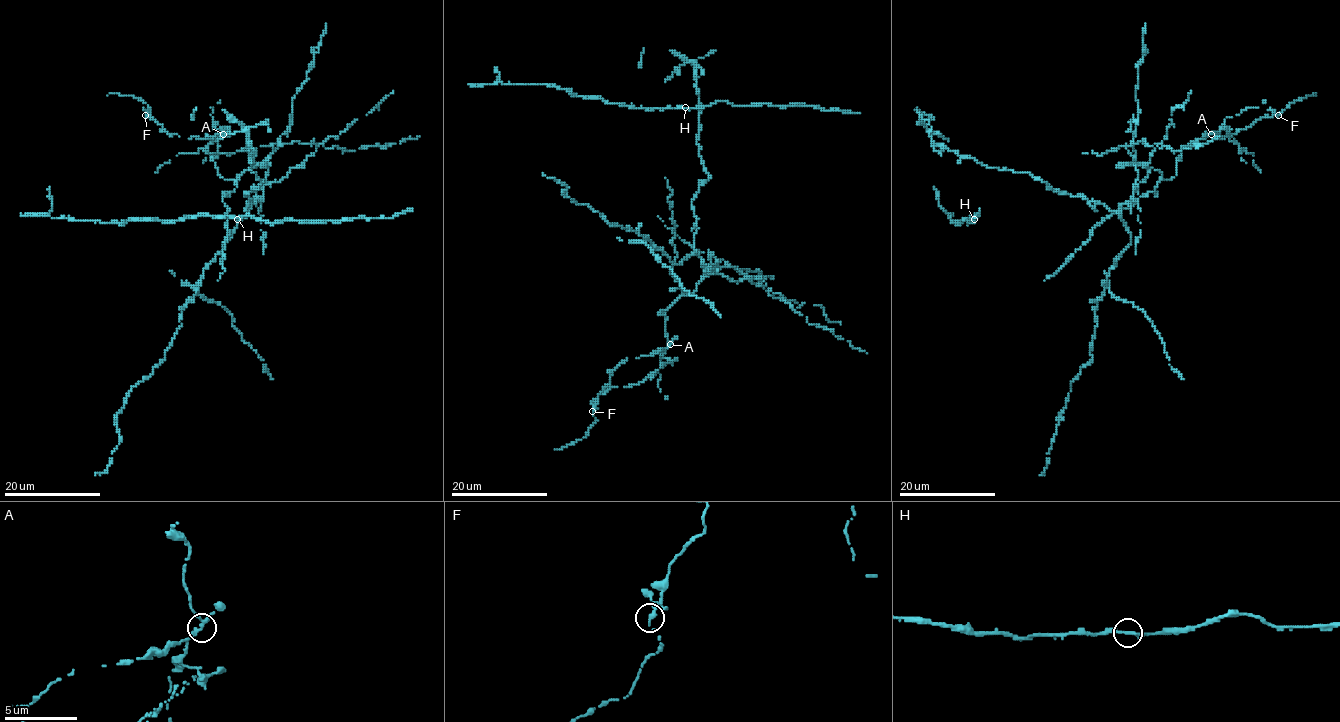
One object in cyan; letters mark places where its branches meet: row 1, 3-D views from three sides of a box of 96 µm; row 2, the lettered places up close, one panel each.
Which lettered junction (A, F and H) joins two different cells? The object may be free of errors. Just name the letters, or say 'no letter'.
A

